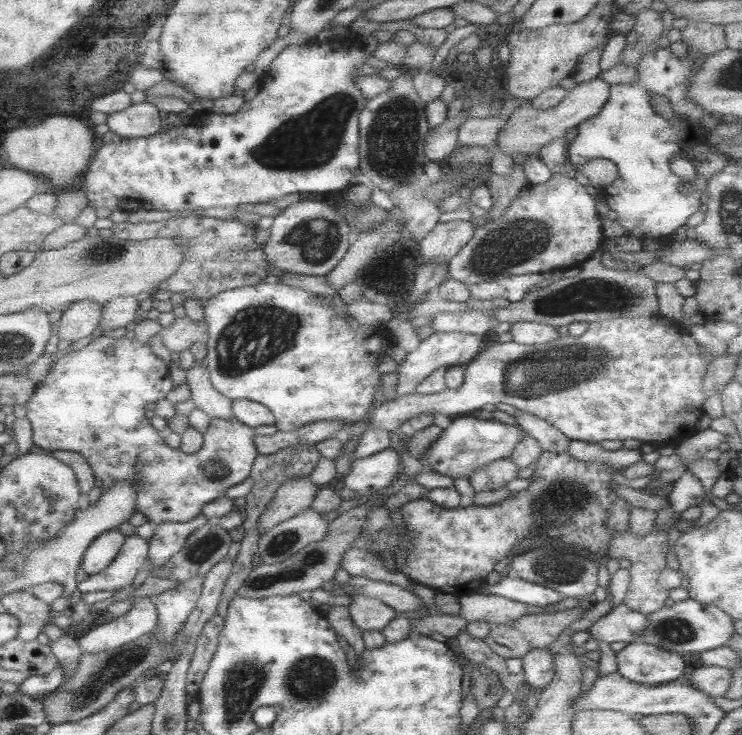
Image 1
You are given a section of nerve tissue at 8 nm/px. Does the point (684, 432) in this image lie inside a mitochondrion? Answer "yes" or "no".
no

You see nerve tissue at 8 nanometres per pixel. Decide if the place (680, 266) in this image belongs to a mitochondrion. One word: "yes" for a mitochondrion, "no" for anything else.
no

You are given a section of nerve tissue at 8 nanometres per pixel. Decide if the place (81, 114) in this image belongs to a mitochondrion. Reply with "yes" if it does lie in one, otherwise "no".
no

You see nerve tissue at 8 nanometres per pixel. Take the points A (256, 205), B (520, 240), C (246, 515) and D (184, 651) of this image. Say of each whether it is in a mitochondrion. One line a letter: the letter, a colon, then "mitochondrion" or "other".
A: other
B: mitochondrion
C: other
D: other

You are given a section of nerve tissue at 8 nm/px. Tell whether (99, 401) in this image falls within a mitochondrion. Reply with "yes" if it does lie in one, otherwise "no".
no

